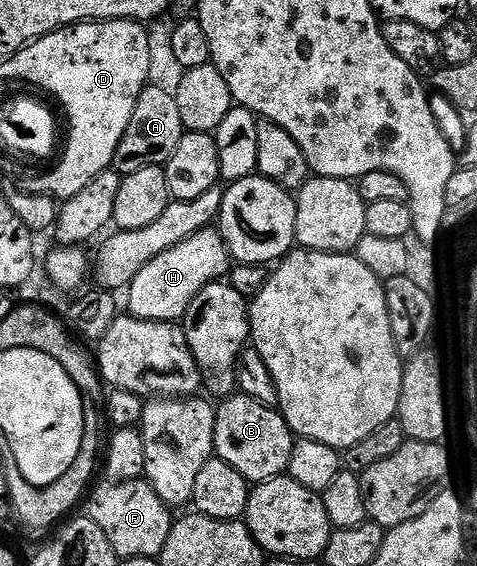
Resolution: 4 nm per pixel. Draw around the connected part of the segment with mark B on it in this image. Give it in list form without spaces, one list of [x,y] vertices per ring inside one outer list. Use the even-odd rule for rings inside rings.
[[[232,395],[218,402],[215,411],[215,453],[248,483],[272,481],[291,468],[296,436],[278,408],[263,405],[252,397]]]

